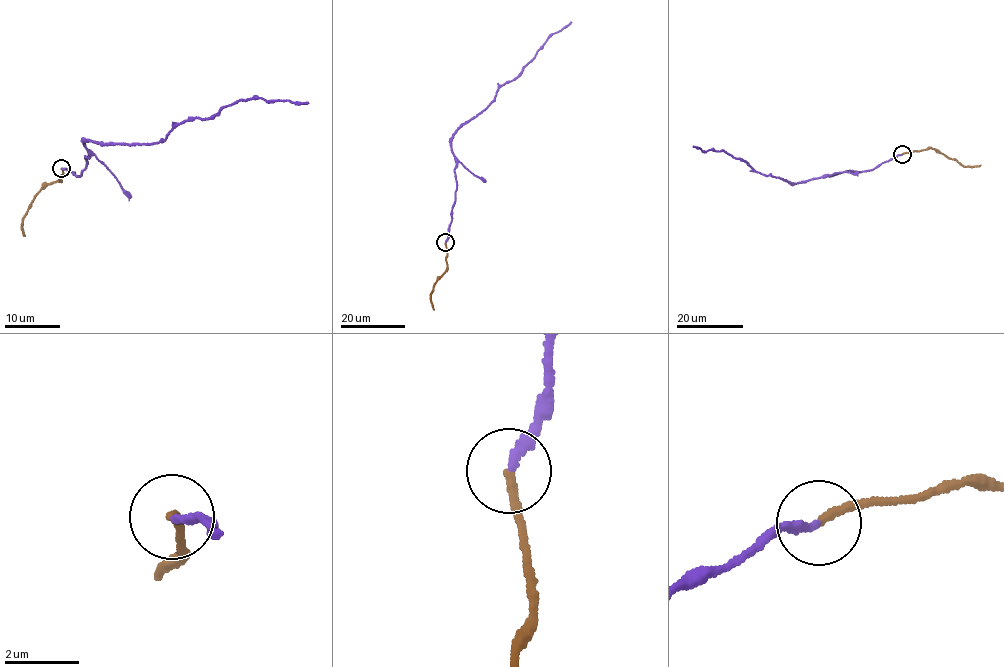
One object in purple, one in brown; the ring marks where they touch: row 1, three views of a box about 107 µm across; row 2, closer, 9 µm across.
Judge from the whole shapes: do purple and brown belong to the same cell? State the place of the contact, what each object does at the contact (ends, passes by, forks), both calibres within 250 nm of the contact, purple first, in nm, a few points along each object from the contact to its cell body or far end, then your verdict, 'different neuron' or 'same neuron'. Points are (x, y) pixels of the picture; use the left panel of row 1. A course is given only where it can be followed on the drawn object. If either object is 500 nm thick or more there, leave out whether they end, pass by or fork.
place (61, 168); purple ends; brown ends; calibres 200 and 240 nm; course purple (62, 168), (80, 176), (88, 139), (149, 144), (239, 99), (308, 103); course brown (62, 168), (60, 183), (39, 191), (24, 216), (21, 230), (25, 236); same neuron

